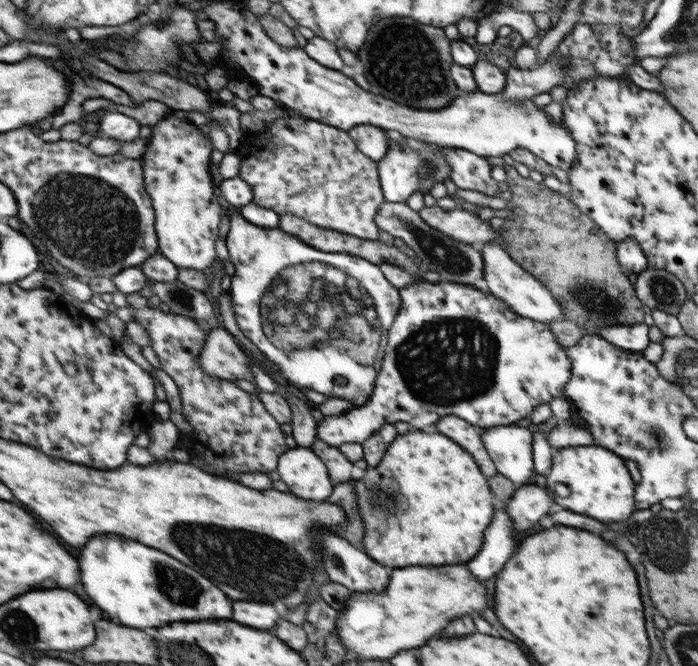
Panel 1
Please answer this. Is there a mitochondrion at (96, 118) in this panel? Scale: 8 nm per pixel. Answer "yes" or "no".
no

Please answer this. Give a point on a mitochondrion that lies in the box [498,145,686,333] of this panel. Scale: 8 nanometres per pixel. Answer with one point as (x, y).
(592, 298)

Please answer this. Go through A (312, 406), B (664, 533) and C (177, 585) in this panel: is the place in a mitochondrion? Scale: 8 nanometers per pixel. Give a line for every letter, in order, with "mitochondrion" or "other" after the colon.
A: other
B: mitochondrion
C: mitochondrion

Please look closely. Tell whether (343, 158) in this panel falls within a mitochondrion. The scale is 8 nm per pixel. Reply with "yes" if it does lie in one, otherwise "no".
no

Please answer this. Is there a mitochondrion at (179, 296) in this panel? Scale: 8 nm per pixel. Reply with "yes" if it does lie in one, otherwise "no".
yes

